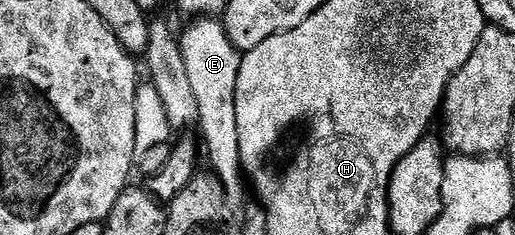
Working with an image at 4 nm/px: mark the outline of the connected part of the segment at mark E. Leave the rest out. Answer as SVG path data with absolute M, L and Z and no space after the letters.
M196 18L189 24L192 25L185 30L184 36L182 32L179 42L186 62L186 74L190 74L190 86L194 89L194 96L198 98L198 129L204 134L204 142L208 146L206 160L212 163L211 171L224 183L228 207L233 213L240 214L246 207L246 173L240 162L236 117L236 87L242 53L232 45L219 19Z

